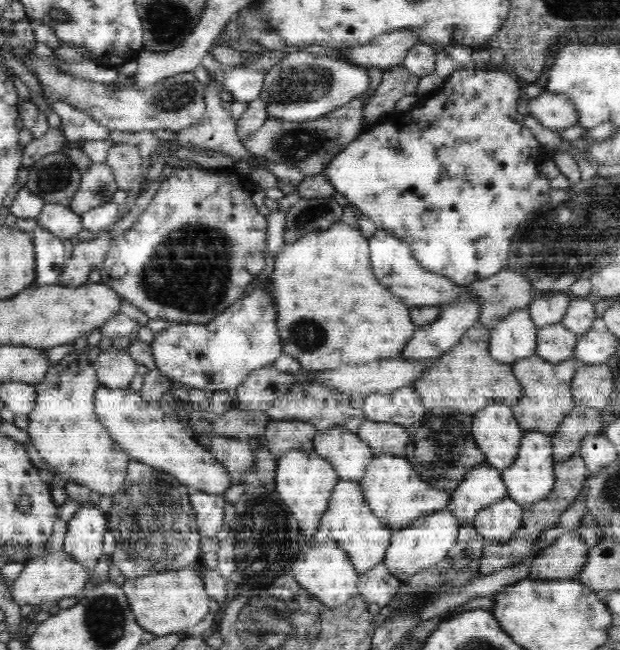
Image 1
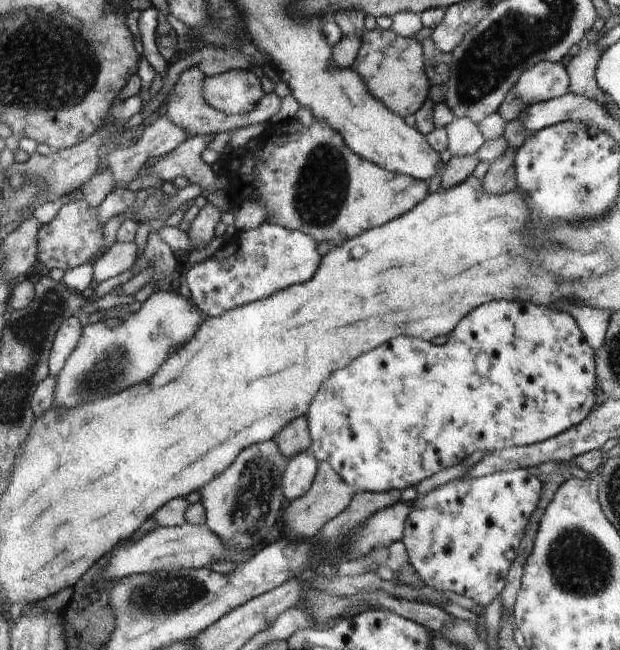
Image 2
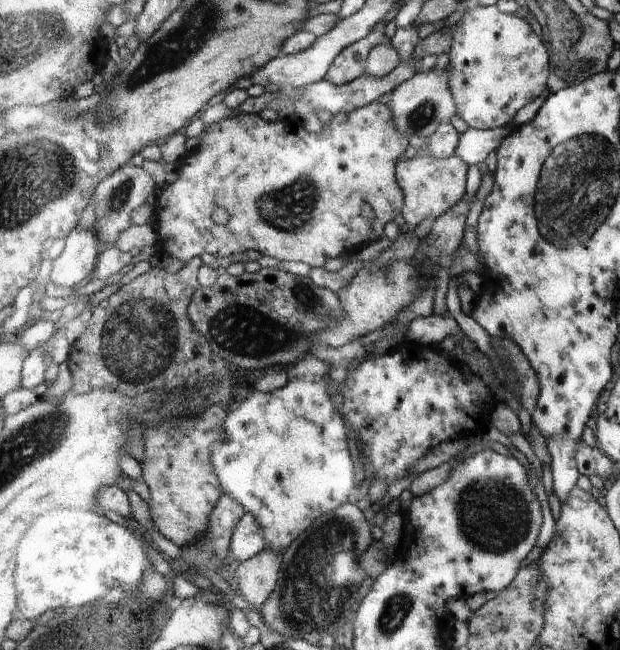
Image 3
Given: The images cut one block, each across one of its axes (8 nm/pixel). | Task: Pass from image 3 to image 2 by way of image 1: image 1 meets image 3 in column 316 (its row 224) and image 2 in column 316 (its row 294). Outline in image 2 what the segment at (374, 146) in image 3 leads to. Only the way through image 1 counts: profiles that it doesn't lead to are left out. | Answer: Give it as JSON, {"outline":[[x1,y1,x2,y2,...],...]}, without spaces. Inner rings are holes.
{"outline":[[313,118,311,124,300,124,297,119,285,124,278,140,263,141,260,152,252,148,239,148,234,153,234,160,228,164,228,192,233,205,260,200,264,202,268,214,264,223,275,223,287,227,288,230,300,230,311,235,317,244,330,242,333,246,342,246,344,240,355,238,376,226,387,225,388,222,410,213,416,205,428,196,428,184,406,175,398,175,386,171,375,163,356,155,346,143,338,130,322,118]]}

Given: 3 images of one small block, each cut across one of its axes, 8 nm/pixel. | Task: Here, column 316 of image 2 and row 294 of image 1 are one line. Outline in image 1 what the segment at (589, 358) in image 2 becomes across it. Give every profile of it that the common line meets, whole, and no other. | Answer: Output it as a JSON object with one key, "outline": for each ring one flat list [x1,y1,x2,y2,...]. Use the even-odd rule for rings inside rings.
{"outline":[[377,230,367,237,367,240,370,242,370,264,374,264,374,276,378,276,378,280,382,280,382,284,386,284,386,288,390,288,394,296,400,296,406,306,412,308,442,305,445,307,459,300,462,287,452,284,450,279,438,273,426,271,418,264,418,260,414,259,414,255,410,254,410,248,406,243,396,235]]}

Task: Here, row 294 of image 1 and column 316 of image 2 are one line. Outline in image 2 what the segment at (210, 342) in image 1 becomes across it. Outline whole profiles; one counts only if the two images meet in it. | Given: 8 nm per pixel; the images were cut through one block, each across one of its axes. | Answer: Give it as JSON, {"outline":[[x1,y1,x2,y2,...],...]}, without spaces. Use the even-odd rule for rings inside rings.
{"outline":[[265,222,258,228,237,230,233,237,185,274,190,300,204,317,220,316,250,302,264,300,292,284,306,282,318,272,322,258,311,235]]}

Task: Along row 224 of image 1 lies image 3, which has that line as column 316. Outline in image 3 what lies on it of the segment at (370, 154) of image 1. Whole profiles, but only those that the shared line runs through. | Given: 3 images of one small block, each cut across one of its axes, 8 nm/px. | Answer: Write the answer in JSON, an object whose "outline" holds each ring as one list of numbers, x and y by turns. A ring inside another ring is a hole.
{"outline":[[312,373,306,376,290,378,281,389,263,393,255,389,250,389,249,397,240,404,231,404,225,419,223,436,213,443,211,450,211,461,219,474,219,482,223,487,223,492,228,493,236,499,244,508,244,512,252,513,260,526,263,528,268,549,282,551,290,546,296,537,300,536,306,529,310,528,323,514,330,513,331,510,338,509,346,498,350,496,350,490,354,486,354,462,350,458,348,442,346,442,346,430,342,426,342,416,334,408,333,400,328,392,330,376,319,377]]}

